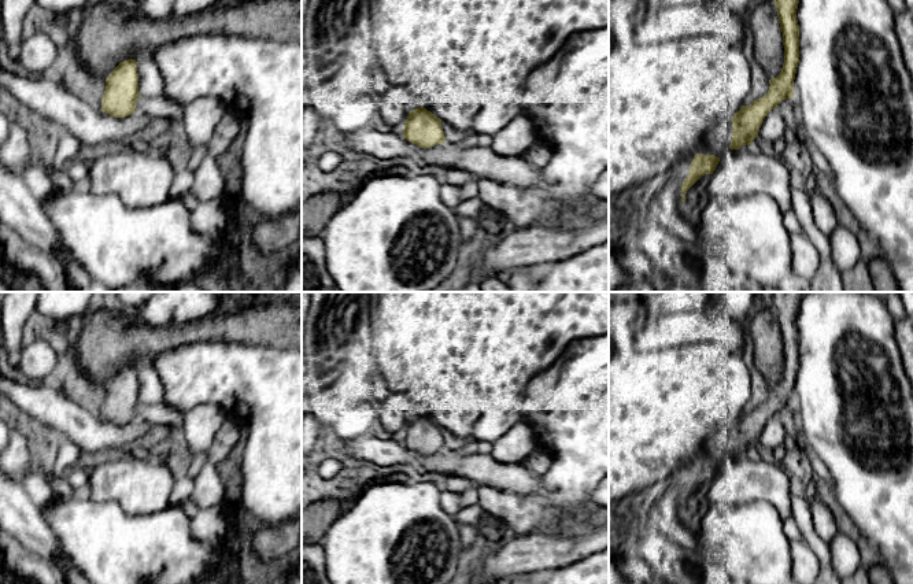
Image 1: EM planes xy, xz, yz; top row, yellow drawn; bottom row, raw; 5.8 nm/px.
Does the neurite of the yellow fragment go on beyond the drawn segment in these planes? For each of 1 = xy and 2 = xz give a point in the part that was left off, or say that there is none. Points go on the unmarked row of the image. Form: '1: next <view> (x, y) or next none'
1: next none
2: next none

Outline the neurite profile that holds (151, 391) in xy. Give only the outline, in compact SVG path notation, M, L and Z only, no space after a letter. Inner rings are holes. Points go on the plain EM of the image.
M144 366L137 372L138 380L138 400L141 404L158 404L163 402L163 384L151 366Z

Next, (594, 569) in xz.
M609 548L554 568L539 576L540 584L609 584Z

